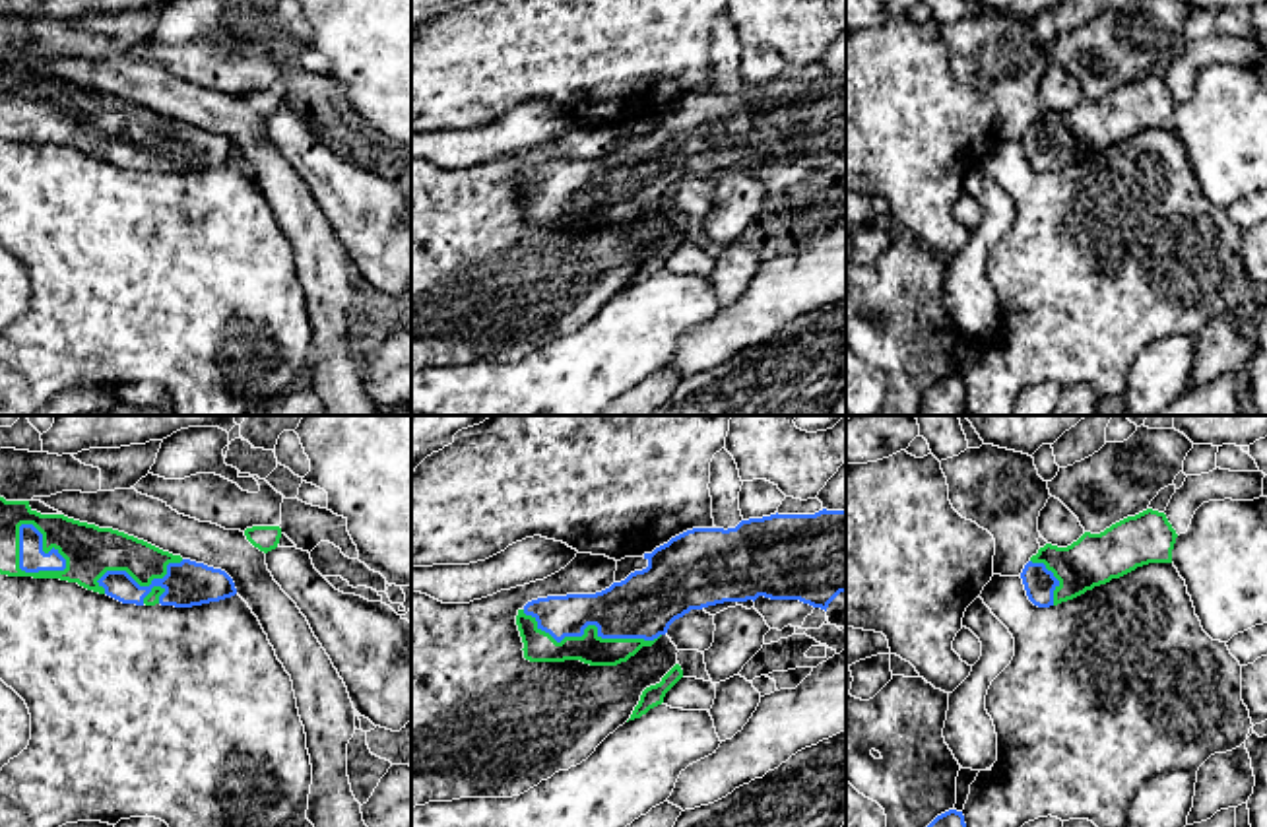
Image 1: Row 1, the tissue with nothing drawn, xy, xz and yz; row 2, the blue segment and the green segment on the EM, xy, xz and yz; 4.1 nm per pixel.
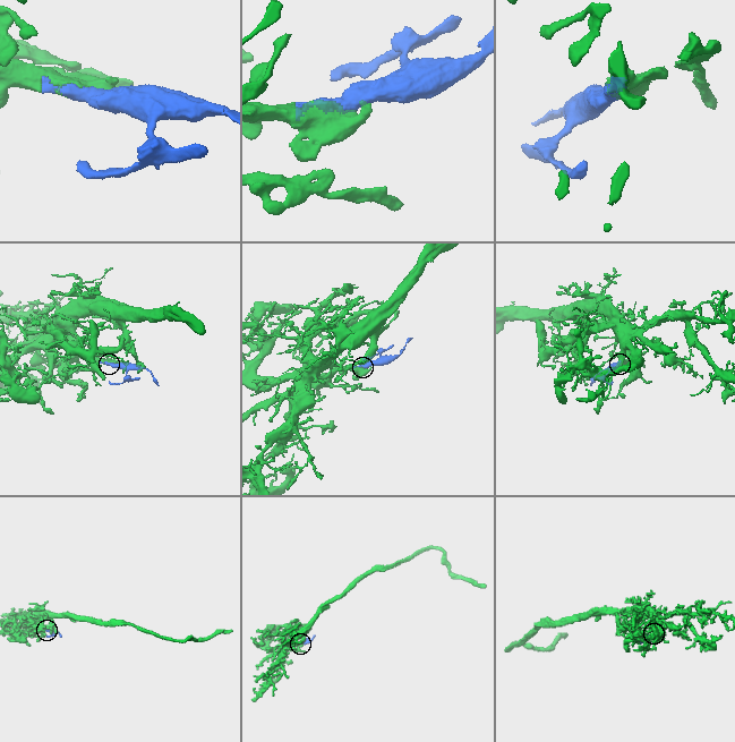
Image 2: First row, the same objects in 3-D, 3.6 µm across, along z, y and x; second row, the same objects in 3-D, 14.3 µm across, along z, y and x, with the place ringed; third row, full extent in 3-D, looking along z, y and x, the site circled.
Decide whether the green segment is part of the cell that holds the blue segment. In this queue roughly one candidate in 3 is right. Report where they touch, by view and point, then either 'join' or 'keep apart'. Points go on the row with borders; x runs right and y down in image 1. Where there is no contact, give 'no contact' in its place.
xz (592, 624) | join

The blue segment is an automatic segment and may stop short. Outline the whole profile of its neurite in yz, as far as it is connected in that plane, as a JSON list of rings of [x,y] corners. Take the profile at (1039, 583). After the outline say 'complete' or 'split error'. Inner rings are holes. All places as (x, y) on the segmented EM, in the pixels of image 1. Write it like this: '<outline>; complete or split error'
[[[1147,509],[1100,534],[1085,532],[1067,547],[1046,544],[1024,565],[1021,579],[1034,606],[1057,606],[1137,567],[1172,563],[1176,538],[1166,514]]]; split error

